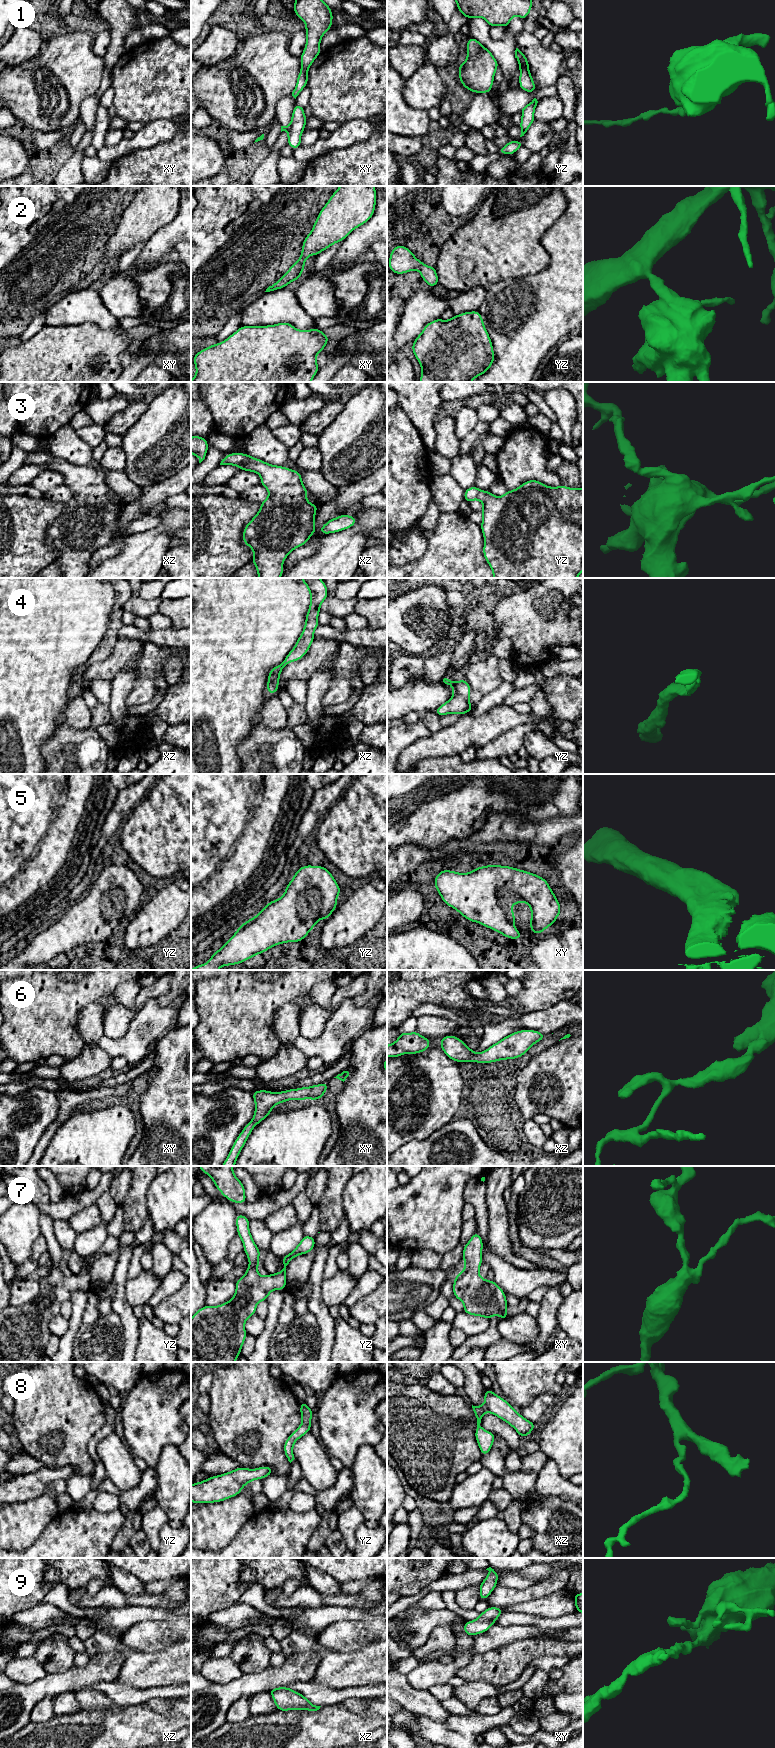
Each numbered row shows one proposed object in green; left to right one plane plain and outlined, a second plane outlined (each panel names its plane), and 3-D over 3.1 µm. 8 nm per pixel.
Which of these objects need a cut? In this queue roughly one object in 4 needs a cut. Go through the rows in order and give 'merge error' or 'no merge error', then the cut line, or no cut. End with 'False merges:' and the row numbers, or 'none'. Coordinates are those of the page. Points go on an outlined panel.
1: merge error | yz (528, 68), (520, 70)
2: no merge error | no cut
3: no merge error | no cut
4: no merge error | no cut
5: no merge error | no cut
6: no merge error | no cut
7: no merge error | no cut
8: no merge error | no cut
9: no merge error | no cut
False merges: 1

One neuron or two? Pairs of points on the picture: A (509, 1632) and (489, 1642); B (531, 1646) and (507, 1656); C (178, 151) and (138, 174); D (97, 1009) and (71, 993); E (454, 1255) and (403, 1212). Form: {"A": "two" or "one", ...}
{"A": "one", "B": "one", "C": "one", "D": "two", "E": "two"}

